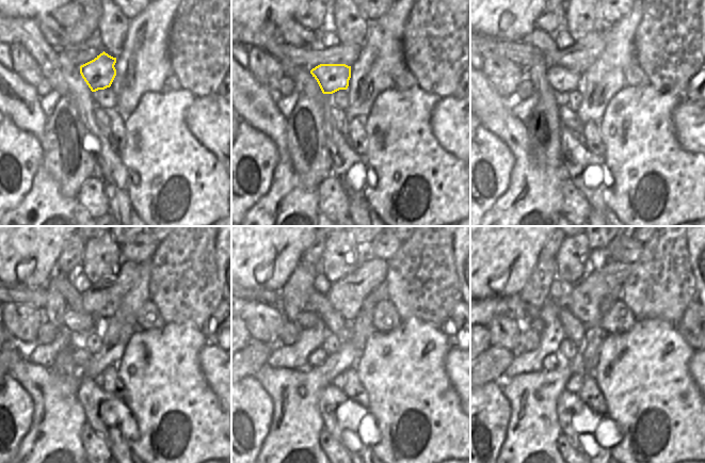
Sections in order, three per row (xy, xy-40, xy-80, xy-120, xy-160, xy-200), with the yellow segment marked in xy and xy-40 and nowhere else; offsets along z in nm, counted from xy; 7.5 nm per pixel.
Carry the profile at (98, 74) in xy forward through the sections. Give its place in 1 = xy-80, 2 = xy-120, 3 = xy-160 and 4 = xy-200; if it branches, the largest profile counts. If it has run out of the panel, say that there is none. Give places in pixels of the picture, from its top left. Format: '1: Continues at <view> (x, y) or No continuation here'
1: Continues at xy-80 (562, 80)
2: Continues at xy-120 (80, 322)
3: Continues at xy-160 (307, 319)
4: Continues at xy-200 (535, 323).

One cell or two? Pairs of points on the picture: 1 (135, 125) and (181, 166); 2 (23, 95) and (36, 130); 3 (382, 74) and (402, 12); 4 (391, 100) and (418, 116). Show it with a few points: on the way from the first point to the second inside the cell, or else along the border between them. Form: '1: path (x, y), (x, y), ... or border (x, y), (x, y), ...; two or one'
1: path (147, 133), (170, 156); one
2: path (26, 104), (26, 113), (34, 122); one
3: path (382, 59), (384, 34), (390, 27); one
4: path (398, 107), (407, 116), (412, 116); one

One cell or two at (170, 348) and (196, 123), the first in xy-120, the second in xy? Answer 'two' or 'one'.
two

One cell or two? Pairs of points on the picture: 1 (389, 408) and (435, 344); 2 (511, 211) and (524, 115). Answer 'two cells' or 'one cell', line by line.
1: one cell
2: two cells

